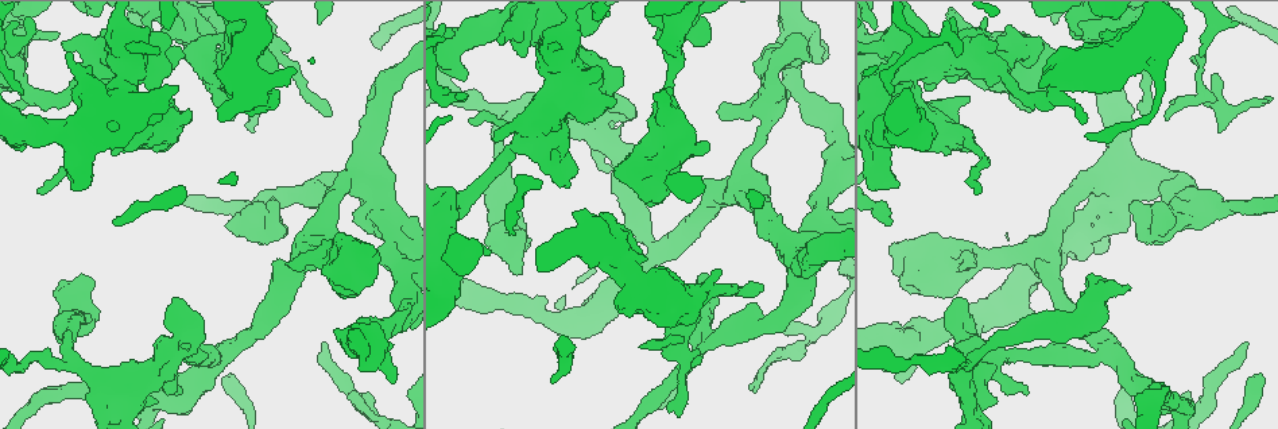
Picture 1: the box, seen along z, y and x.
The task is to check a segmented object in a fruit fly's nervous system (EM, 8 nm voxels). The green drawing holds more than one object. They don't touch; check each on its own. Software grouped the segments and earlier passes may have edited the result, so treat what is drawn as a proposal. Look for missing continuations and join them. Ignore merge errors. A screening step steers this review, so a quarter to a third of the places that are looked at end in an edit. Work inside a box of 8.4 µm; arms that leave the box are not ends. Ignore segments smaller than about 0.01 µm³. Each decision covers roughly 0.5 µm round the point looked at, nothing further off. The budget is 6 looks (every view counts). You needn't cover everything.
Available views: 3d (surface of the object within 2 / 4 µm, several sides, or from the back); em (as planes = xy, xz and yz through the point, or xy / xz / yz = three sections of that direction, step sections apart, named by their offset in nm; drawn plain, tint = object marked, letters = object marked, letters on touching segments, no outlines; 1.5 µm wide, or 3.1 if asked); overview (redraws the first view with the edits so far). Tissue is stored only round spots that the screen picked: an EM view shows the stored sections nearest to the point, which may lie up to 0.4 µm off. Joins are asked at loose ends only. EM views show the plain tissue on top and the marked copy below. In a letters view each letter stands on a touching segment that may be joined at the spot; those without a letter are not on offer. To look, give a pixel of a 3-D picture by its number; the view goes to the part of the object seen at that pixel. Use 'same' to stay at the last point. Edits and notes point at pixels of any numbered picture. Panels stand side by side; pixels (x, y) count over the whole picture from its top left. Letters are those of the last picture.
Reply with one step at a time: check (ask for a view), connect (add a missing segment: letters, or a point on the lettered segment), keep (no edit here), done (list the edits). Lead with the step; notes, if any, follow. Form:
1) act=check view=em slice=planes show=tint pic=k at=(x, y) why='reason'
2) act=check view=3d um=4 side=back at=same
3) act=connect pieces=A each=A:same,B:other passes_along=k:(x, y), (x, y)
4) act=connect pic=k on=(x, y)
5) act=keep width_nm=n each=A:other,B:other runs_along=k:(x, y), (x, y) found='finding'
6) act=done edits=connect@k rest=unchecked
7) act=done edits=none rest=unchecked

act=check view=em slice=planes show=tint pic=1 at=(761, 285) why='an open end'

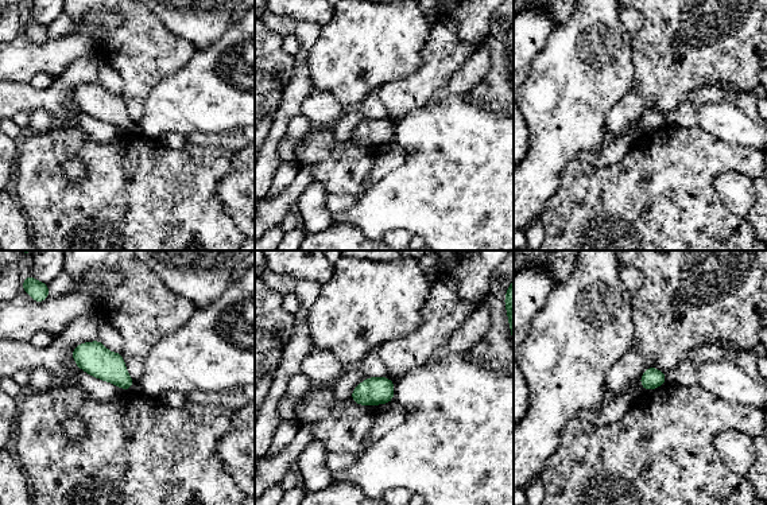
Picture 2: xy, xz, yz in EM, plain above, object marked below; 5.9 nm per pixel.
act=check view=em slice=planes show=letters at=same why='what lies round it'

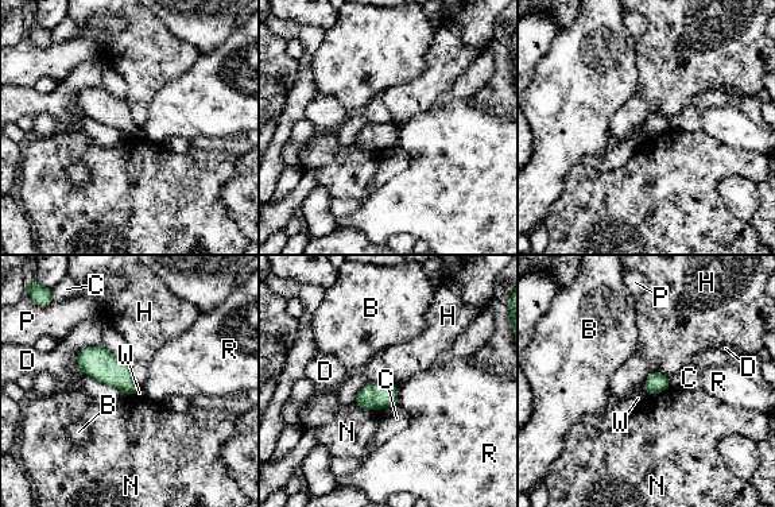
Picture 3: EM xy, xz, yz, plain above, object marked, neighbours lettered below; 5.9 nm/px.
act=keep each=B:other,C:other,D:other,H:other,N:other,P:other,R:other,W:other found='none of them fits'

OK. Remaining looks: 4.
act=check view=3d um=2 pic=1 at=(755, 391) why='an open end'

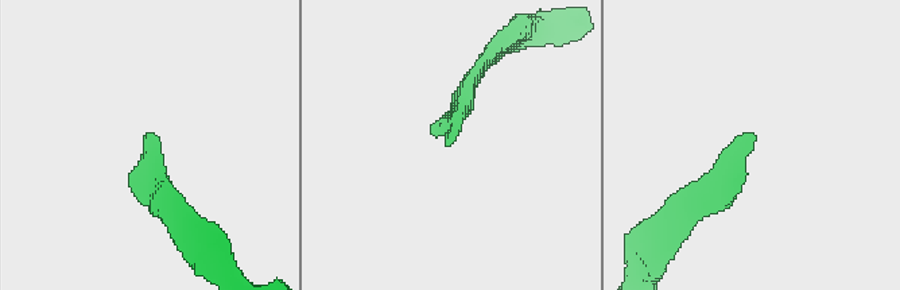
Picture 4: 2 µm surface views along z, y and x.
act=check view=em slice=xz step=4 show=letters pic=4 at=(445, 139) why='need the tissue'

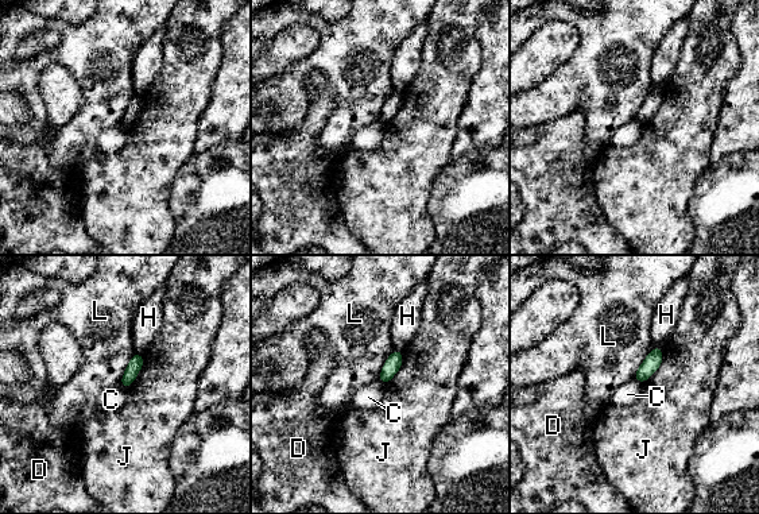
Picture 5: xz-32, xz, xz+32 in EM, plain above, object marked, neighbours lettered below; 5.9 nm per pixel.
act=keep longest_contact=J:240nm each=C:other,D:other,H:other,J:other,L:other border=5:(395, 350), (386, 360), (378, 379) found='no lettered segment goes on from it'

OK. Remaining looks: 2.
act=check view=em slice=planes show=letters pic=1 at=(684, 364) why='an open end'

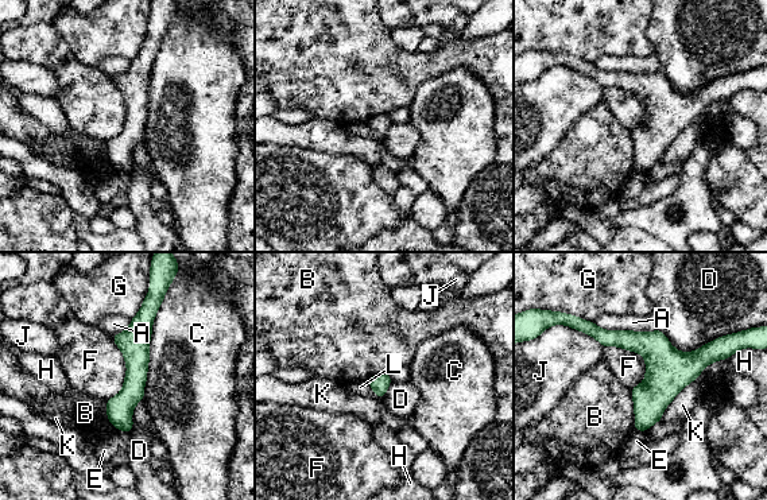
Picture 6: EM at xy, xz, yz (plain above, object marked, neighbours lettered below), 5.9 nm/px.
act=keep each=A:other,B:other,C:other,D:other,E:other,F:other,G:other,H:other,J:other,K:other,L:other found='no lettered segment goes on from it'

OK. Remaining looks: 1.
act=done edits=none rest=unchecked

